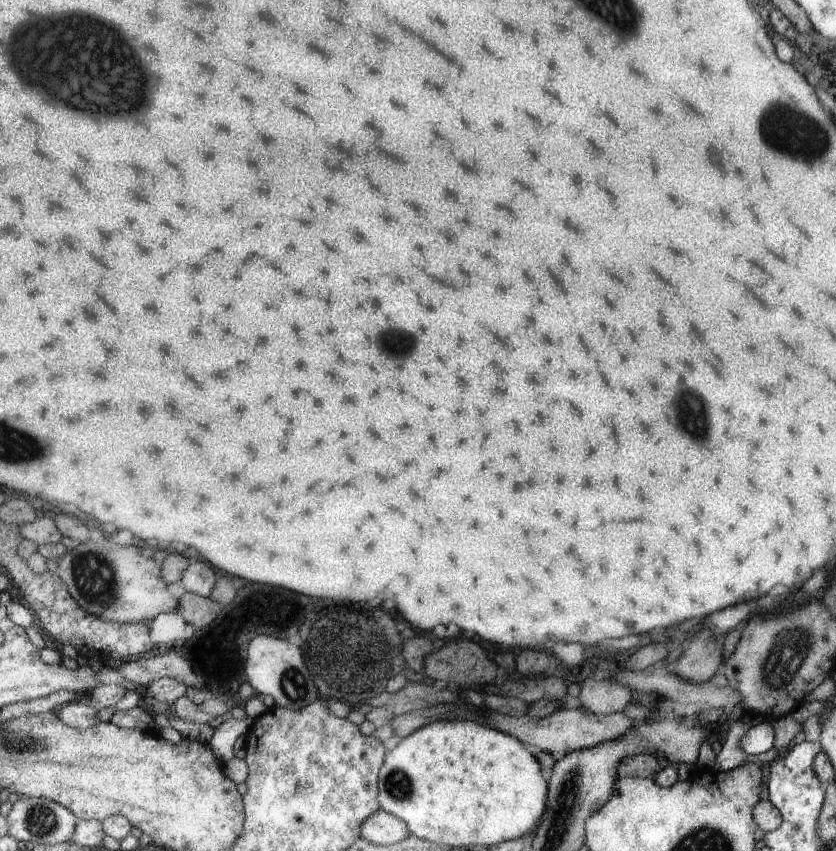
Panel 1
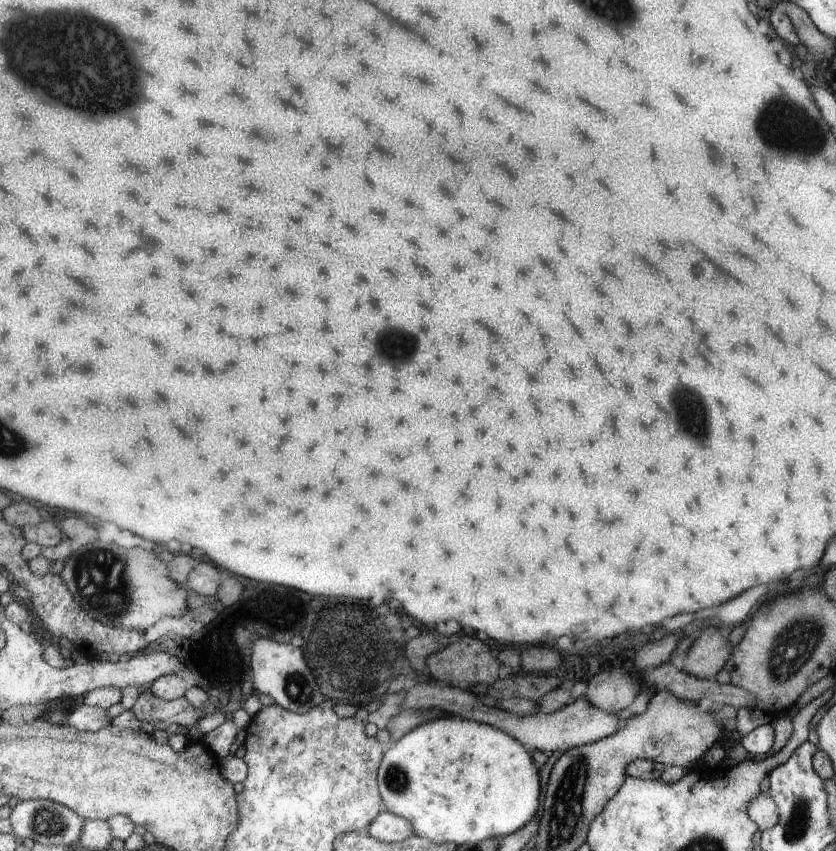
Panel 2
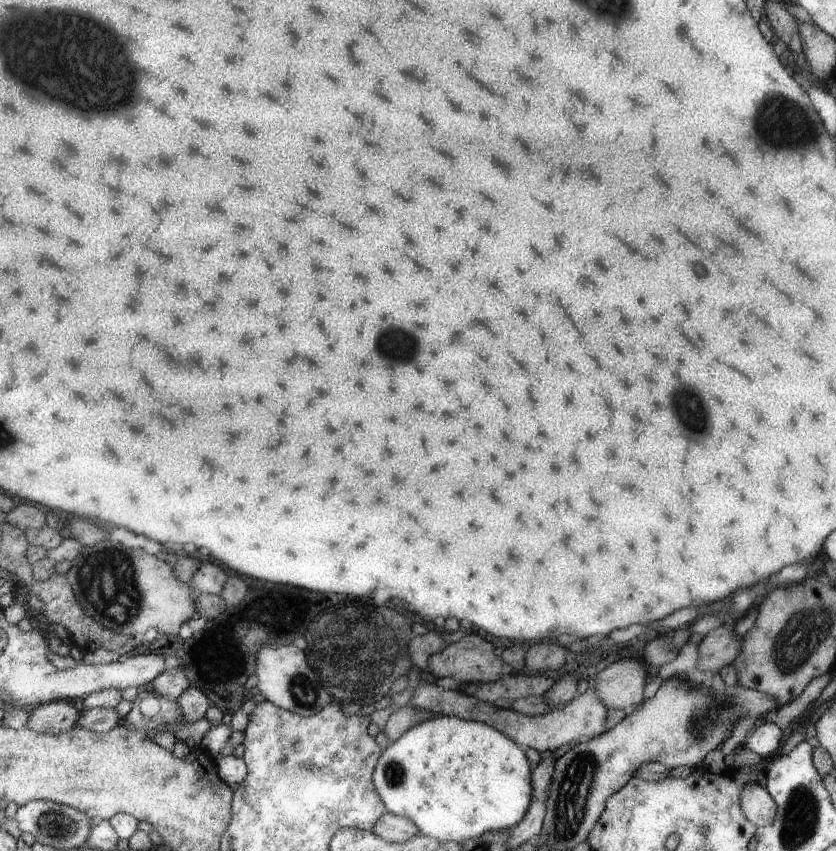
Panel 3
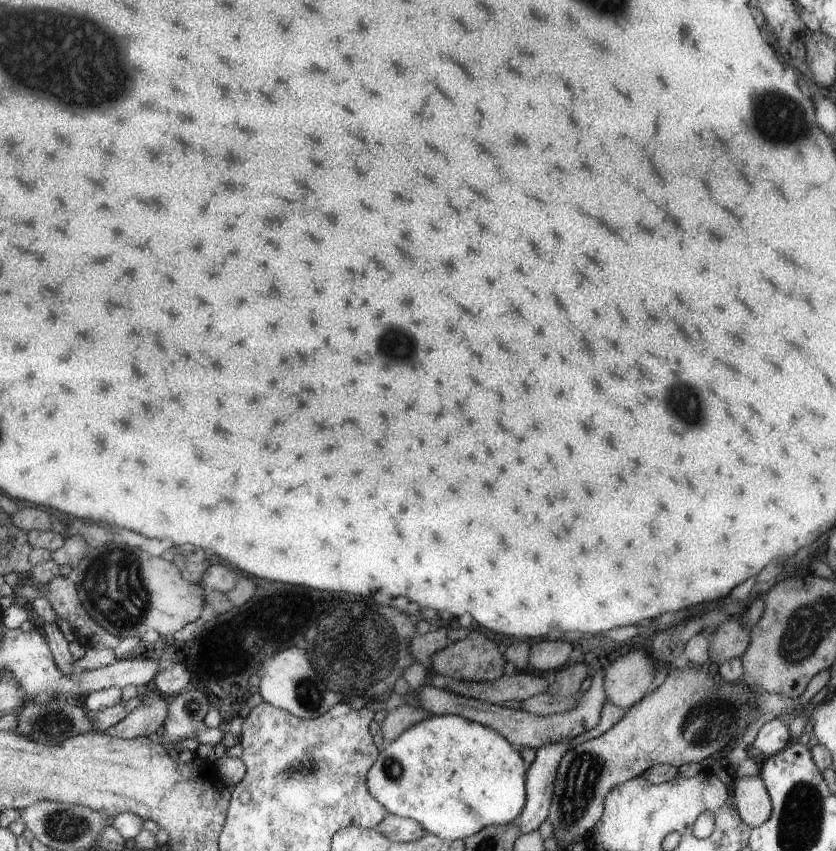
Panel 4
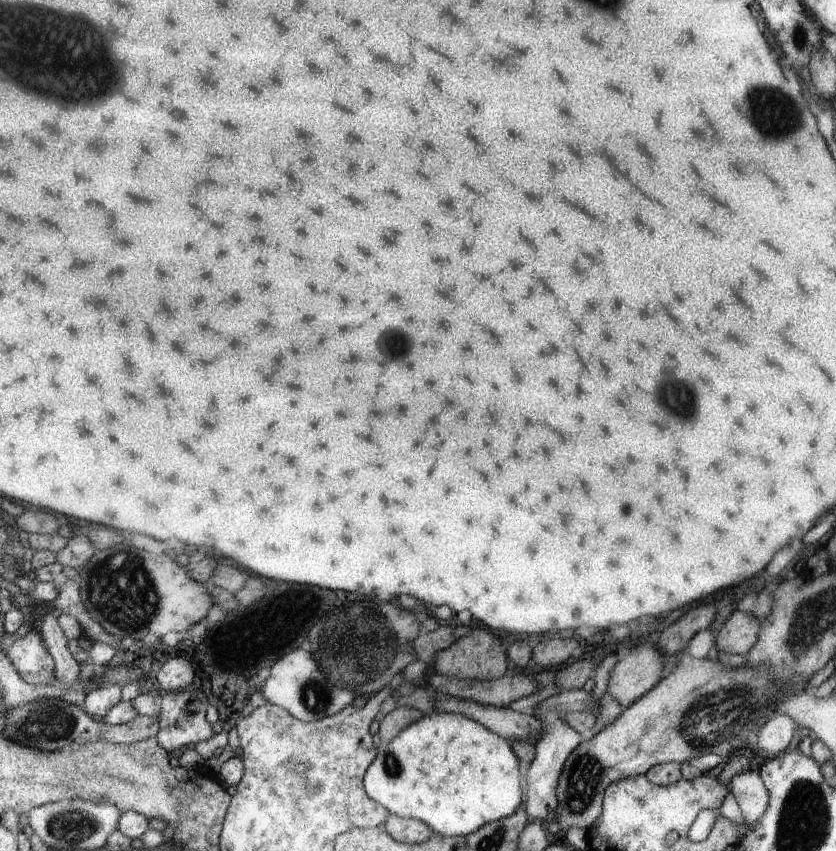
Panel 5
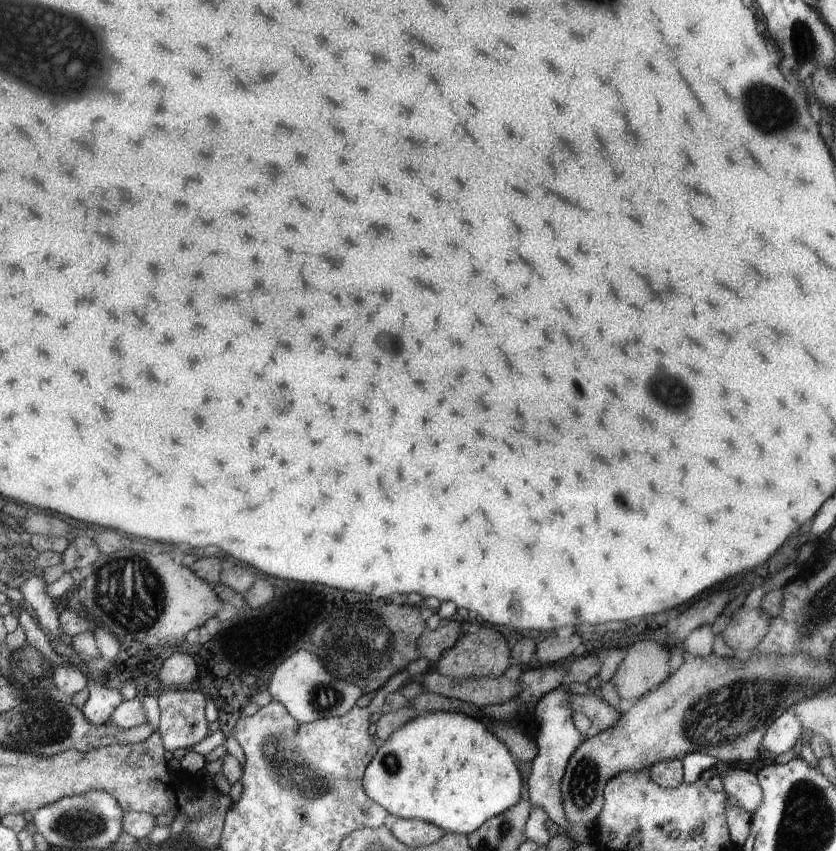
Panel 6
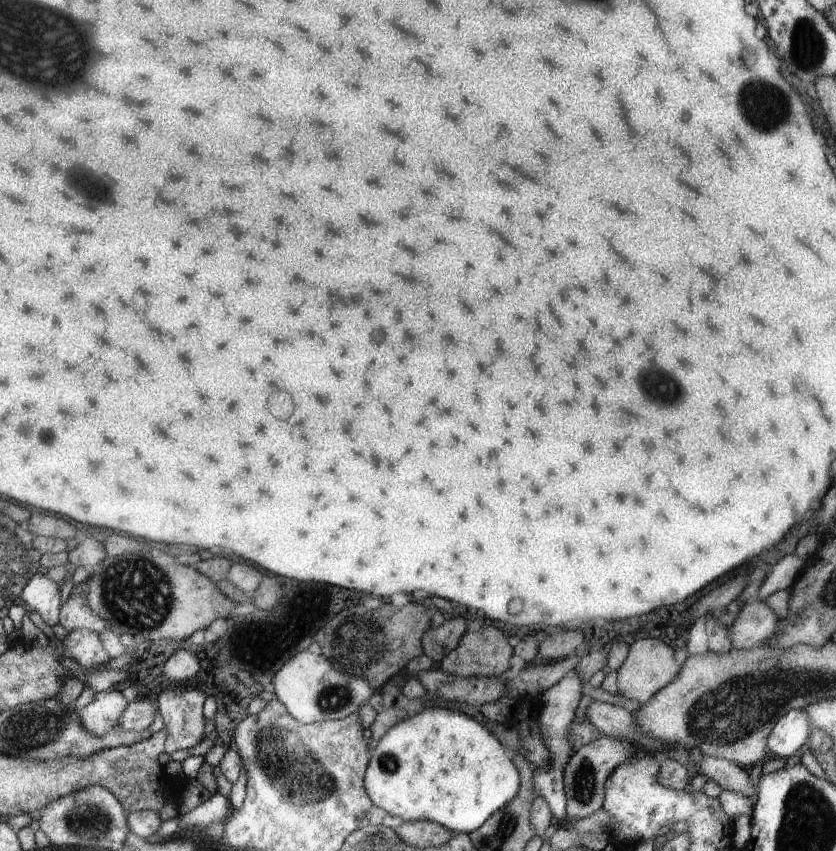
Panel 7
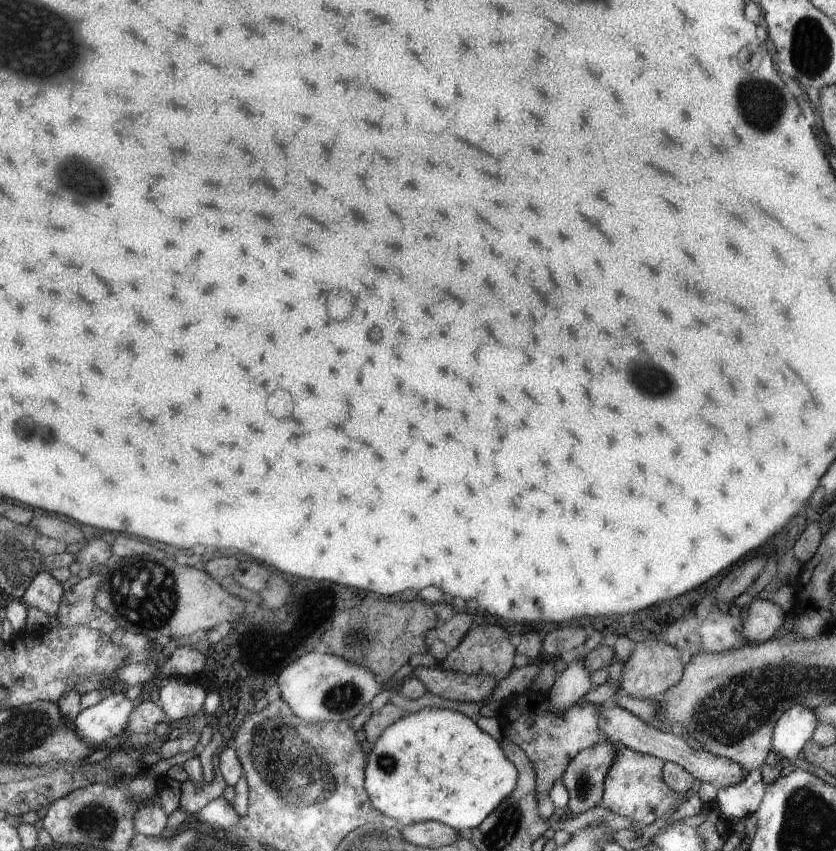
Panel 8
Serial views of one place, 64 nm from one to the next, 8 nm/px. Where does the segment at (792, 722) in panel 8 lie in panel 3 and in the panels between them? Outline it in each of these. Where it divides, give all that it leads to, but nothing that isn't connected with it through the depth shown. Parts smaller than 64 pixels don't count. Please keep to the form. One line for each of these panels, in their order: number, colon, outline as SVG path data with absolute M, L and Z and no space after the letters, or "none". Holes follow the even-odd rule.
3: M765 722L743 740L741 748L749 748L751 752L767 760L781 750L781 744L783 744L783 730L779 730L779 726L771 722Z
4: M767 720L767 724L763 724L753 740L753 744L749 746L749 750L753 754L763 754L763 756L775 756L777 752L785 750L791 744L791 734L787 730L787 726L779 720Z
5: M771 716L759 730L757 736L753 736L753 748L755 752L761 752L763 756L779 756L785 752L785 748L791 742L795 722L789 716Z
6: M787 710L777 720L771 722L761 740L761 750L765 756L779 756L789 752L793 746L799 746L805 738L803 726L797 716Z
7: M789 710L785 716L781 716L775 722L771 734L767 736L769 756L787 760L793 754L801 754L809 734L811 734L811 726L805 712Z

